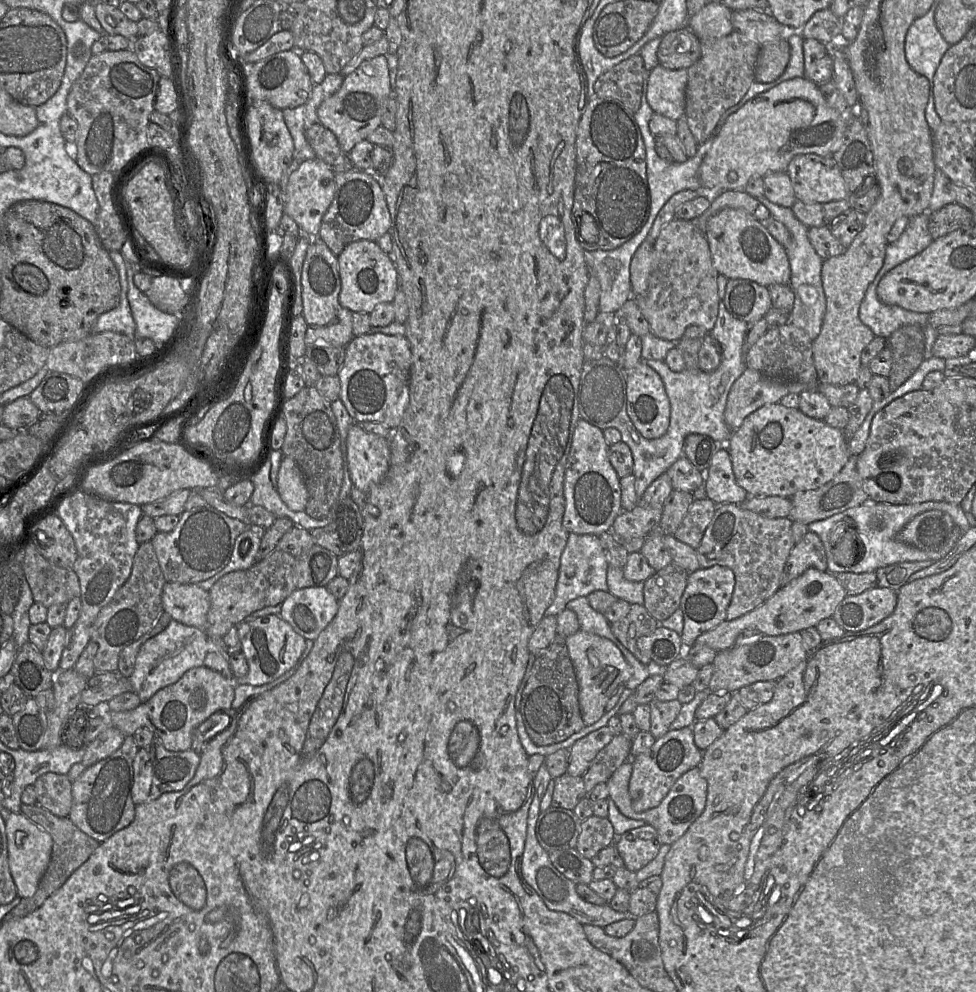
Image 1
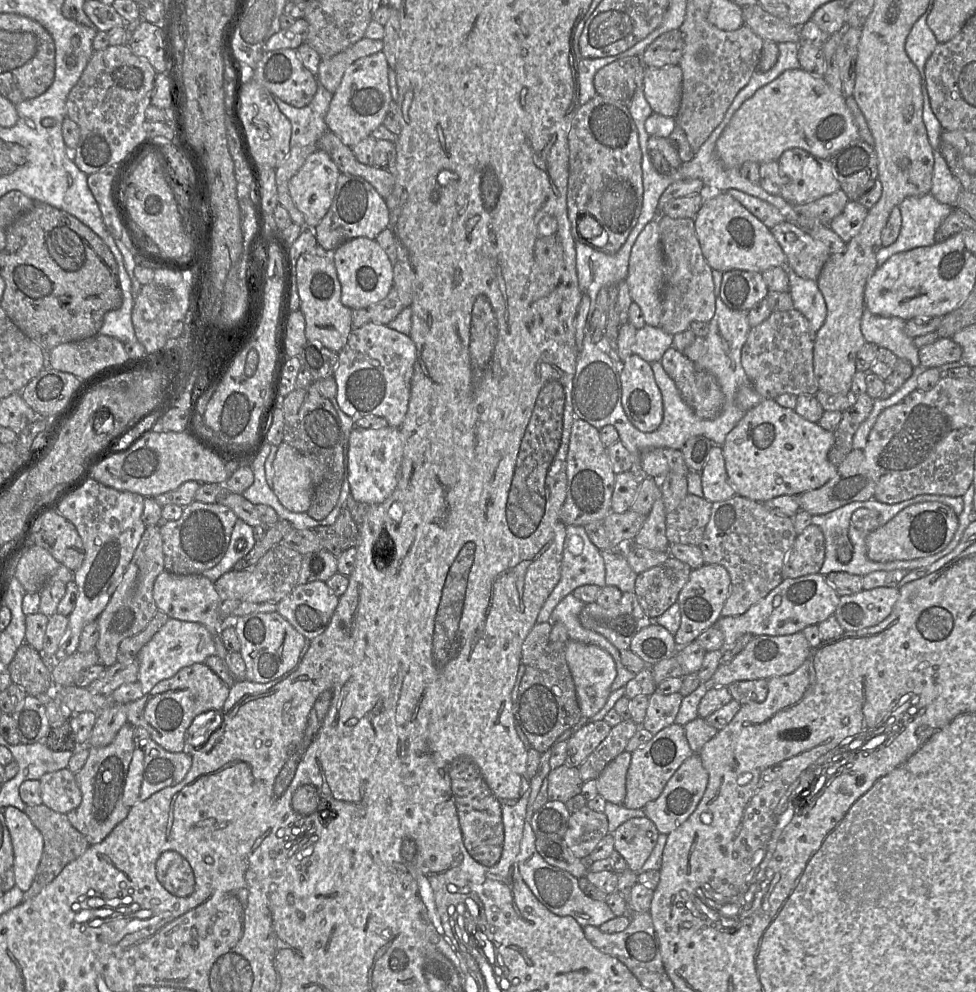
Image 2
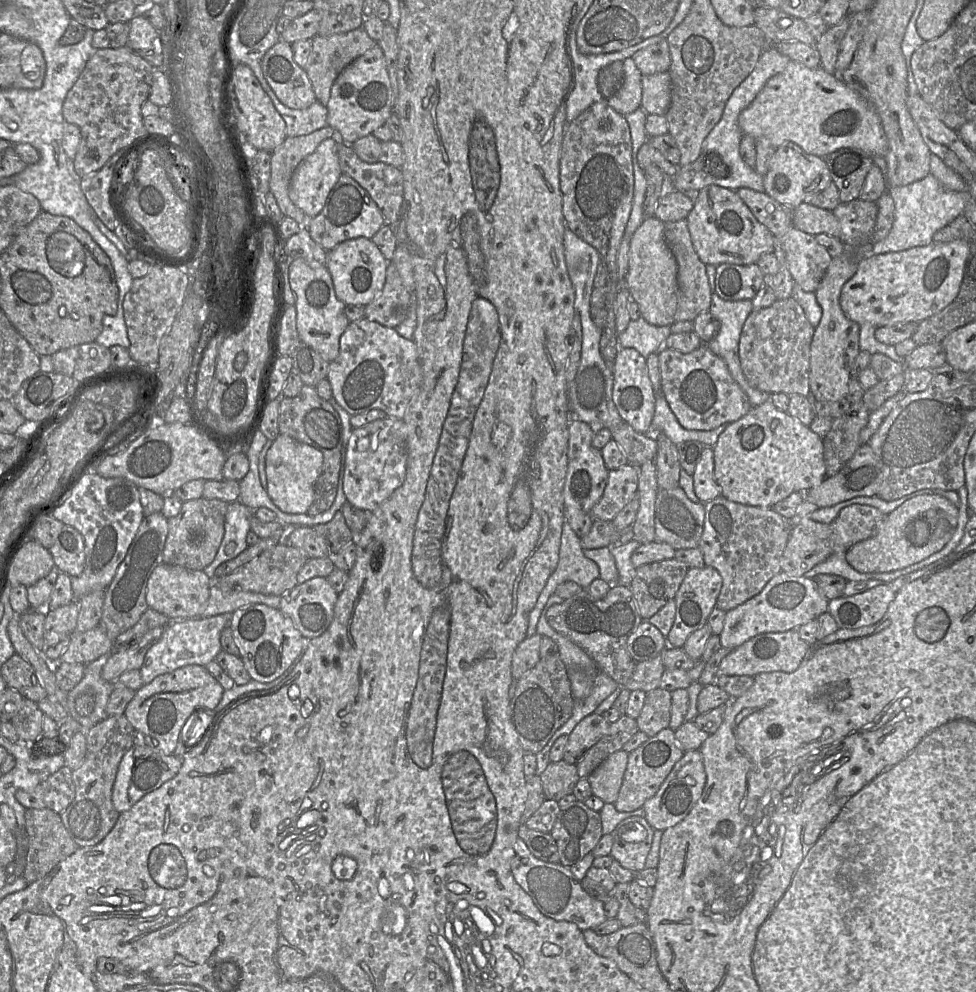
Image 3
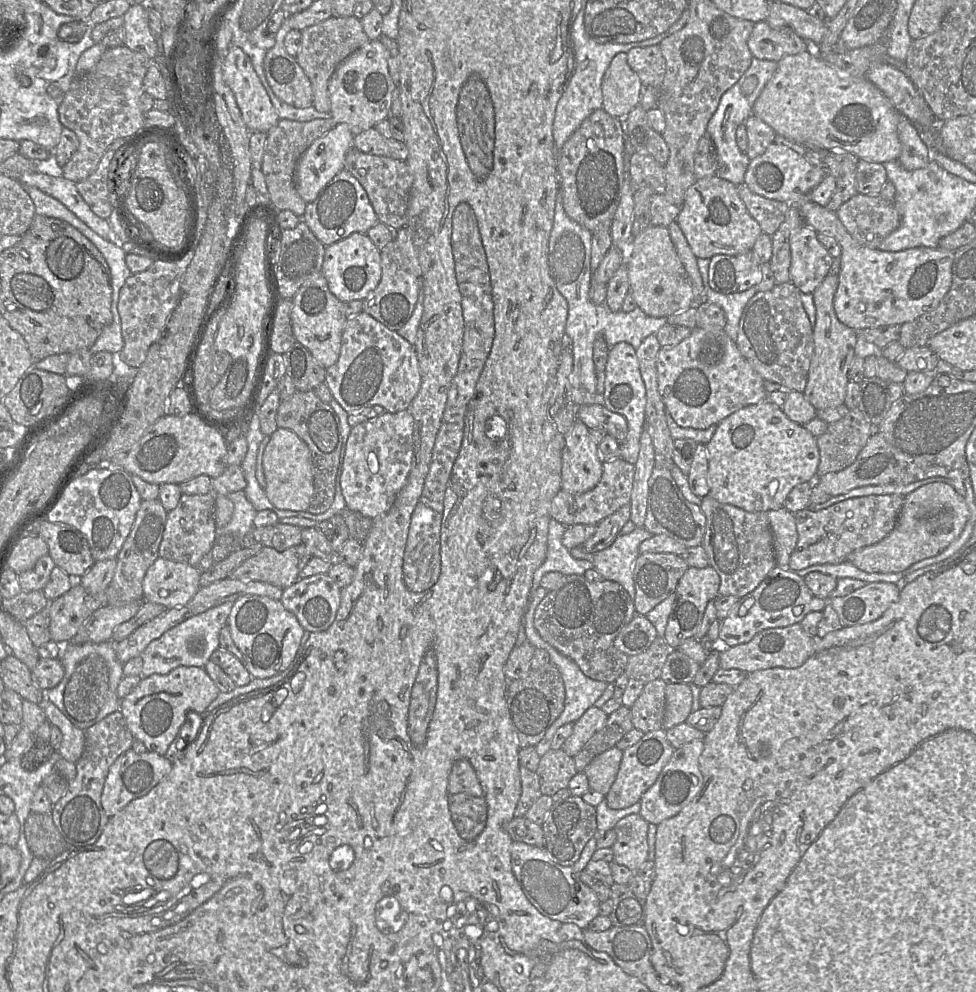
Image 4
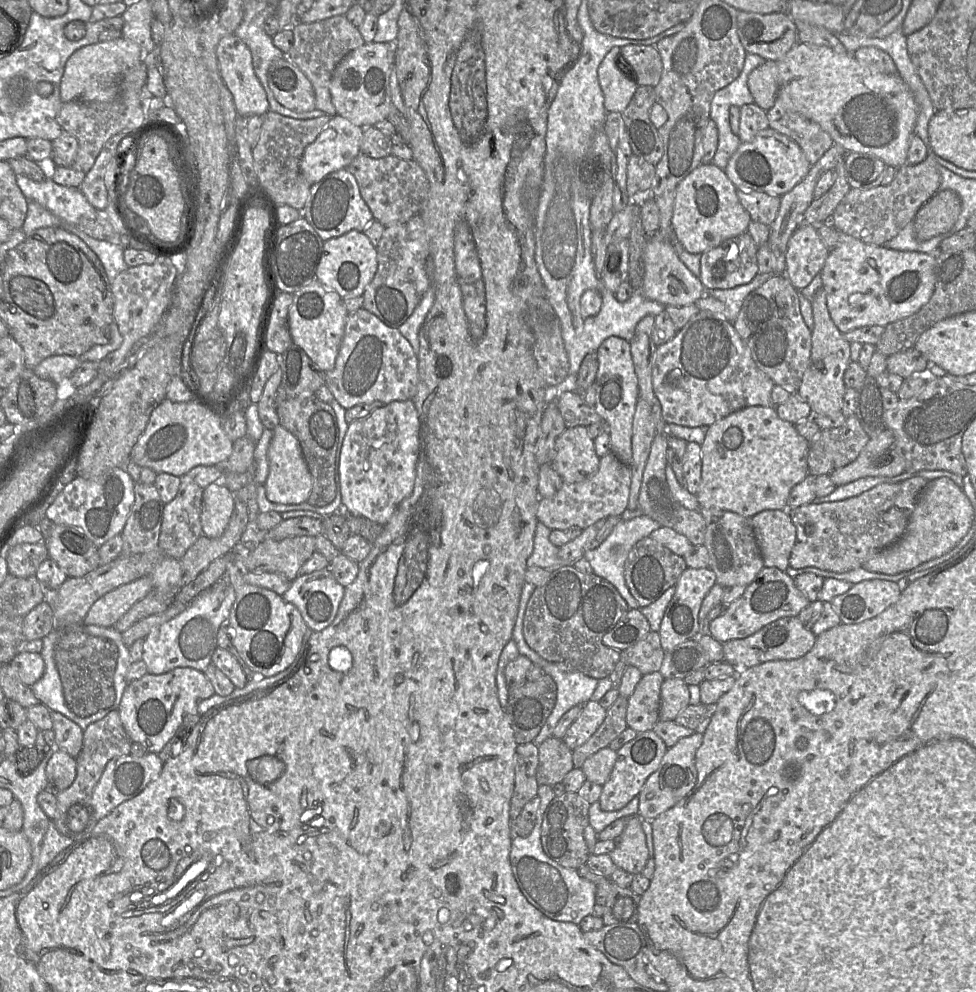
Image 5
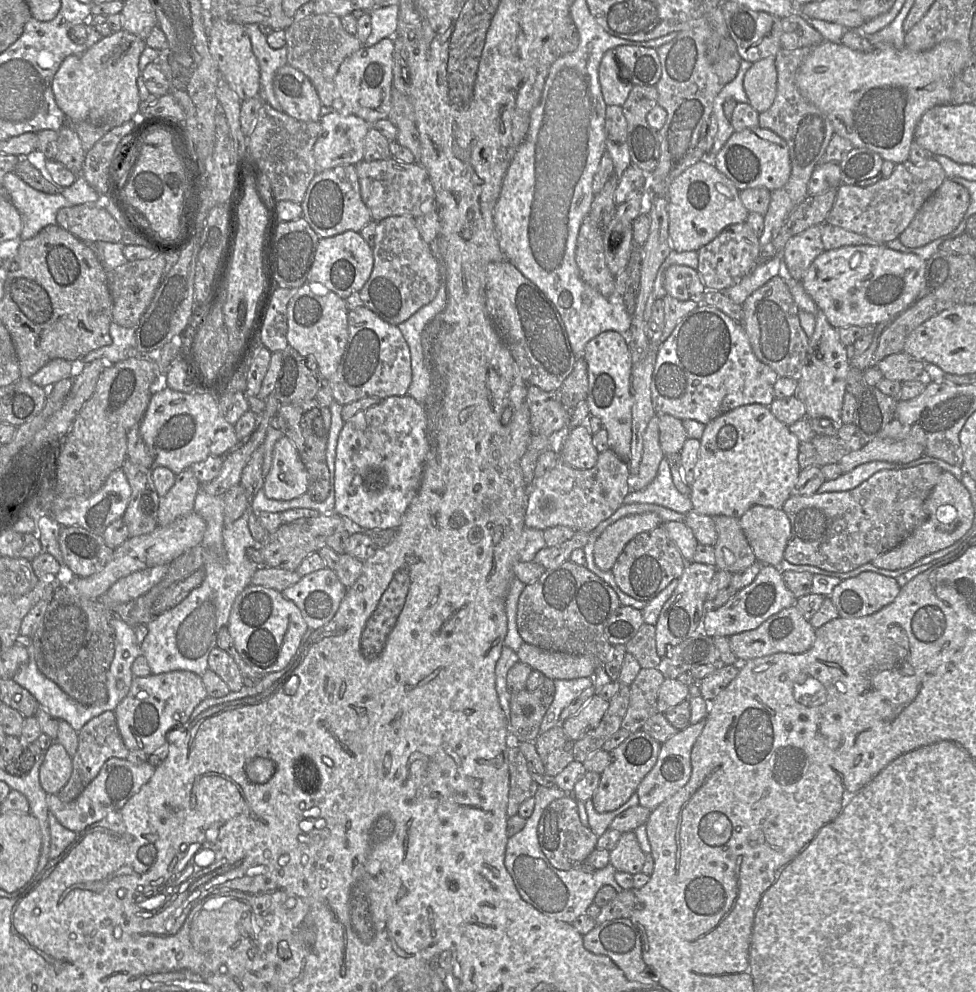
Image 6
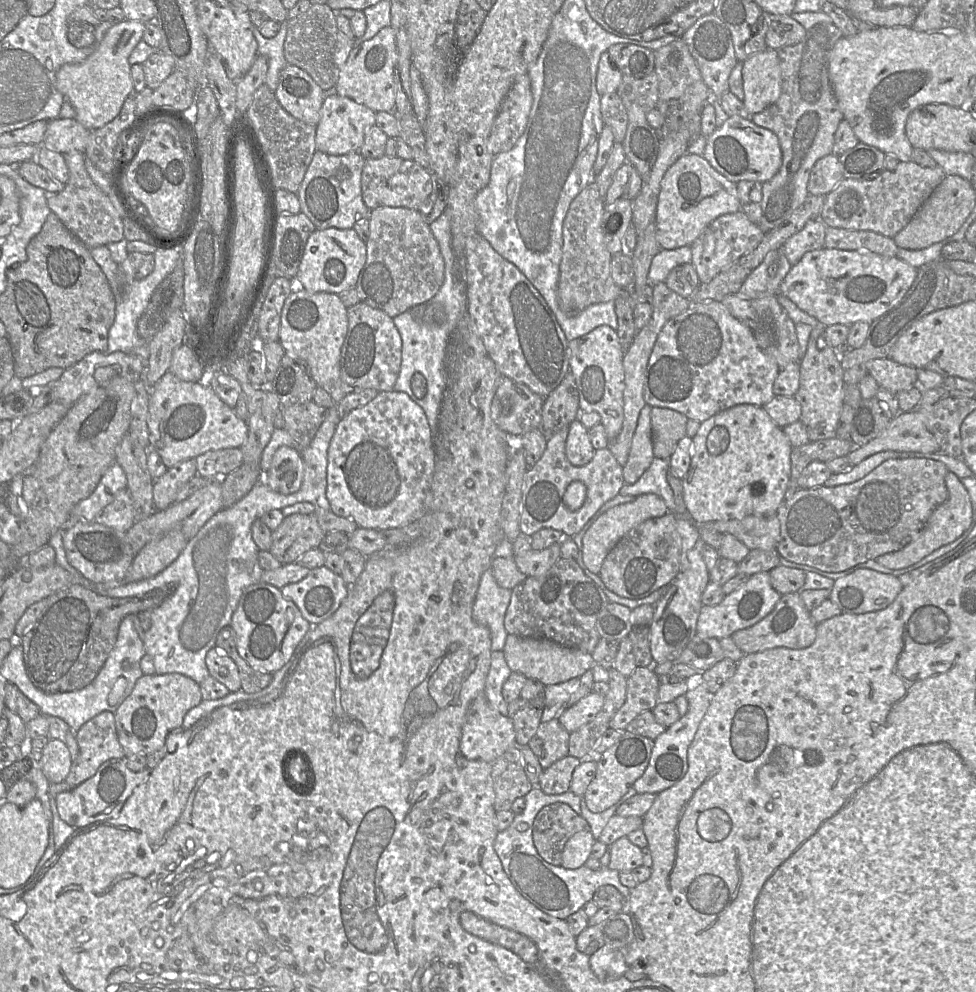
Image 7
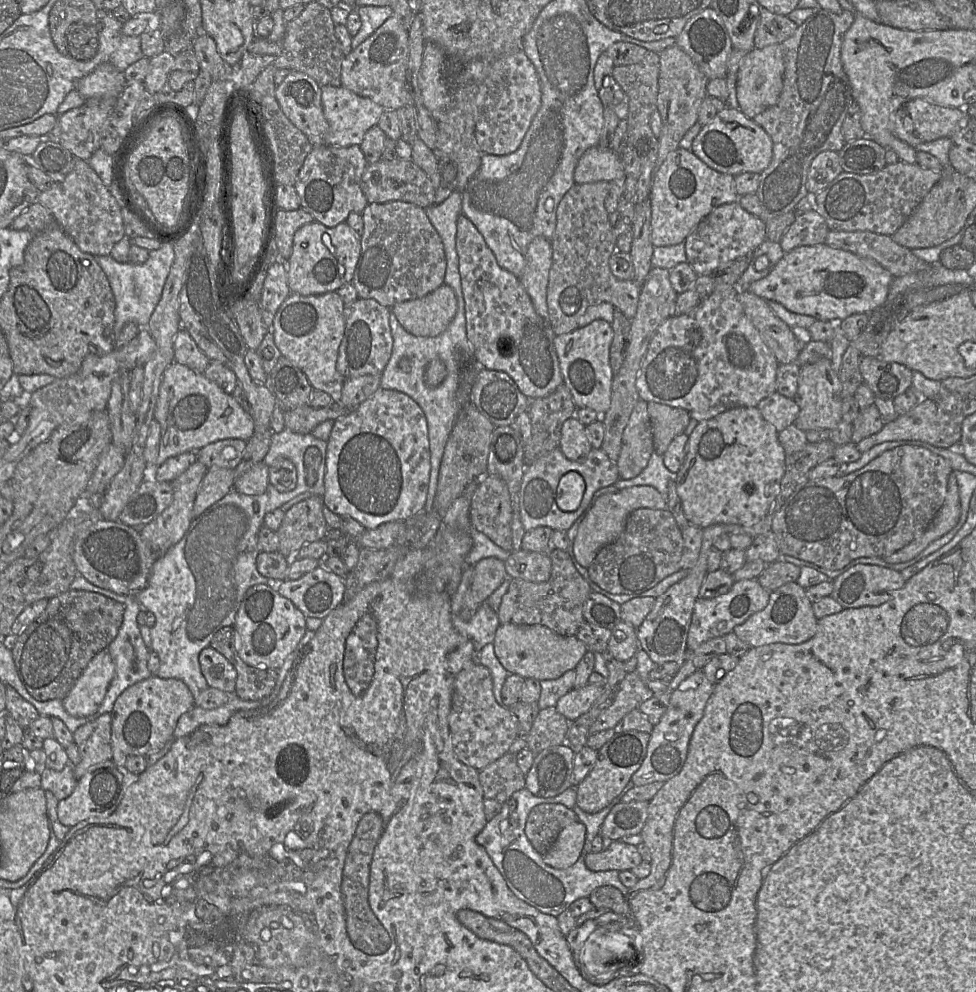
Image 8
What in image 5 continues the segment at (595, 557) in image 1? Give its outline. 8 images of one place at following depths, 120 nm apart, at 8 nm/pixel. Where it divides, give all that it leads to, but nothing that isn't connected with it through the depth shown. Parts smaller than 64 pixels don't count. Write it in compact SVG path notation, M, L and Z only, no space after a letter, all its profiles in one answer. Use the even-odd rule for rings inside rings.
M538 521L534 535L533 551L527 559L527 567L555 570L565 565L573 565L573 563L565 563L559 558L559 548L549 540L550 533L551 529Z

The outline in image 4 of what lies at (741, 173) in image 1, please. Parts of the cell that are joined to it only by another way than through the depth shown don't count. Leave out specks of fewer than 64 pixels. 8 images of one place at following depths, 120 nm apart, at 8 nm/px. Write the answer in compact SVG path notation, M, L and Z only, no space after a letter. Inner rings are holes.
M808 43L808 50L778 61L778 68L756 99L752 114L767 123L777 135L809 149L846 150L868 162L897 160L901 152L898 123L903 117L887 96L866 77L845 74L824 61Z

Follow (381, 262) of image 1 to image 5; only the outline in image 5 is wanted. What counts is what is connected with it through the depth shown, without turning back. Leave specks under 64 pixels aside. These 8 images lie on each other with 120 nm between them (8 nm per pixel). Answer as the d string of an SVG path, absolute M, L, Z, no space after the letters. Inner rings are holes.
M351 230L339 237L324 241L321 257L316 270L316 279L328 290L334 290L342 299L363 295L365 288L373 280L378 267L376 247L363 231Z

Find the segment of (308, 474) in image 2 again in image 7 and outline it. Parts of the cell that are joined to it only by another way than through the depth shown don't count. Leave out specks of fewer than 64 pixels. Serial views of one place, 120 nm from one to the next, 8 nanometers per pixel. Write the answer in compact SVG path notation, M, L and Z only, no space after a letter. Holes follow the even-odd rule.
M283 445L274 453L271 466L260 482L265 482L275 492L289 495L301 488L304 471L300 451Z

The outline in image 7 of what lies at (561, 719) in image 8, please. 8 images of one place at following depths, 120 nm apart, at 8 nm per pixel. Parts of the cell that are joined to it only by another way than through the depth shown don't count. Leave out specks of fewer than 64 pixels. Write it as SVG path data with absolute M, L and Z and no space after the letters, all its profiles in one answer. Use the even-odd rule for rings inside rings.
M555 717L541 722L527 745L538 758L541 767L546 769L568 755L569 738L570 733Z

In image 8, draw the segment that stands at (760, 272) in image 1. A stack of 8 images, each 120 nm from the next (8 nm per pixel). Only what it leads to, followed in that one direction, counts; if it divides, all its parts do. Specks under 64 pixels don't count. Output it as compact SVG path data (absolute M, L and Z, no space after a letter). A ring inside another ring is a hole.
M691 150L671 152L653 176L651 202L651 241L654 247L685 243L694 228L715 208L739 201L734 176L718 172Z

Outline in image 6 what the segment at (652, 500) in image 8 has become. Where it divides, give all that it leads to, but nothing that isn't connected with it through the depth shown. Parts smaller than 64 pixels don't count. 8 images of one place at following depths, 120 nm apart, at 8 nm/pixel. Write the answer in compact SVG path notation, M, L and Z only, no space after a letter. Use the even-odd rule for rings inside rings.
M655 513L622 517L609 525L597 538L593 554L598 568L611 570L625 545L637 534L658 527L663 522Z

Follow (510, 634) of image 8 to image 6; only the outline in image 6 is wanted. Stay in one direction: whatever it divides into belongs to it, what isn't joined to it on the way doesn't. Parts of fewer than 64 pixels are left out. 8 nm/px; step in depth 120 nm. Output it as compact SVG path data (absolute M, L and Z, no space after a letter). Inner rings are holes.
M526 642L516 653L520 662L552 680L592 677L596 669L586 656L545 650Z

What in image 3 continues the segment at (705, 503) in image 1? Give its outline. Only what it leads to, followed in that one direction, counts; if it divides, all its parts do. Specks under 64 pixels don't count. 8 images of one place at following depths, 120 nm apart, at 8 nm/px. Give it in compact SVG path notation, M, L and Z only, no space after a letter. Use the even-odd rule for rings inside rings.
M680 486L672 489L658 489L654 522L656 541L667 543L675 550L697 548L704 531L704 504L691 501Z

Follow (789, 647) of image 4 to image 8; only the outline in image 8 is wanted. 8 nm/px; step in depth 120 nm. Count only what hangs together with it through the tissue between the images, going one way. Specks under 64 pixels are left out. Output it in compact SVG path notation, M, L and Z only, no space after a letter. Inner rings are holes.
M790 582L770 592L767 606L752 614L742 624L735 626L732 631L751 647L771 643L800 644L816 634L817 622L805 589L797 582Z

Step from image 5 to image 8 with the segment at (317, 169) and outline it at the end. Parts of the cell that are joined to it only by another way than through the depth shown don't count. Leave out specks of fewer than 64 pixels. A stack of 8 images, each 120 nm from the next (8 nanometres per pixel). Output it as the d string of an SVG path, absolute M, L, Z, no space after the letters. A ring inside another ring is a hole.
M328 84L321 86L321 91L323 111L328 122L325 144L341 147L360 146L366 131L377 126L385 109L370 98L360 96L342 85Z

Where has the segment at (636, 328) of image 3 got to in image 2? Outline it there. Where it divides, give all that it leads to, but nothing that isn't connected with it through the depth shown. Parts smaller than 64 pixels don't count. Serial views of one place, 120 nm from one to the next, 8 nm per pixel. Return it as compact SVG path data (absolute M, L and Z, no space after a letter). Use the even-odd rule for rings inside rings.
M645 325L636 332L632 353L648 363L660 362L664 353L673 346L673 336L661 327Z

